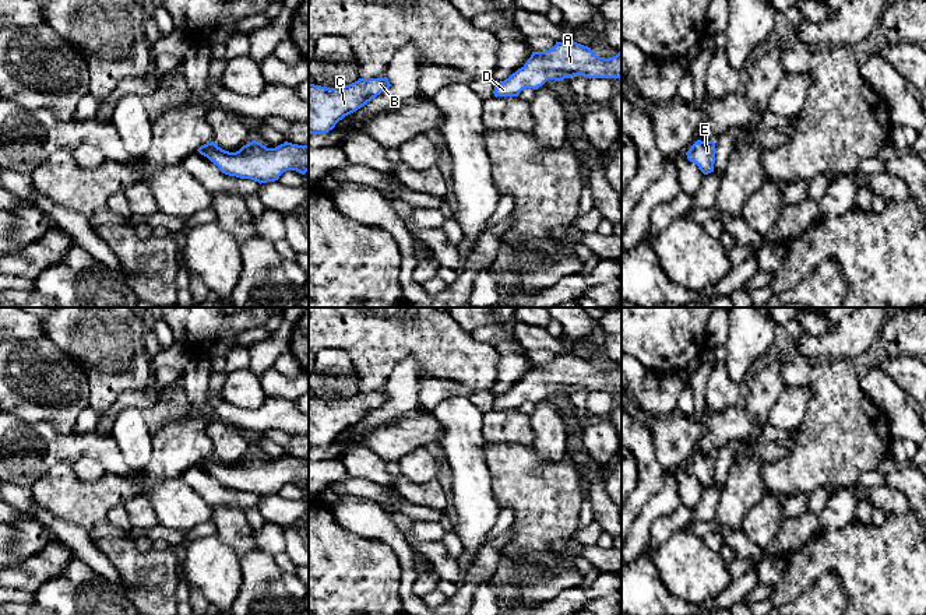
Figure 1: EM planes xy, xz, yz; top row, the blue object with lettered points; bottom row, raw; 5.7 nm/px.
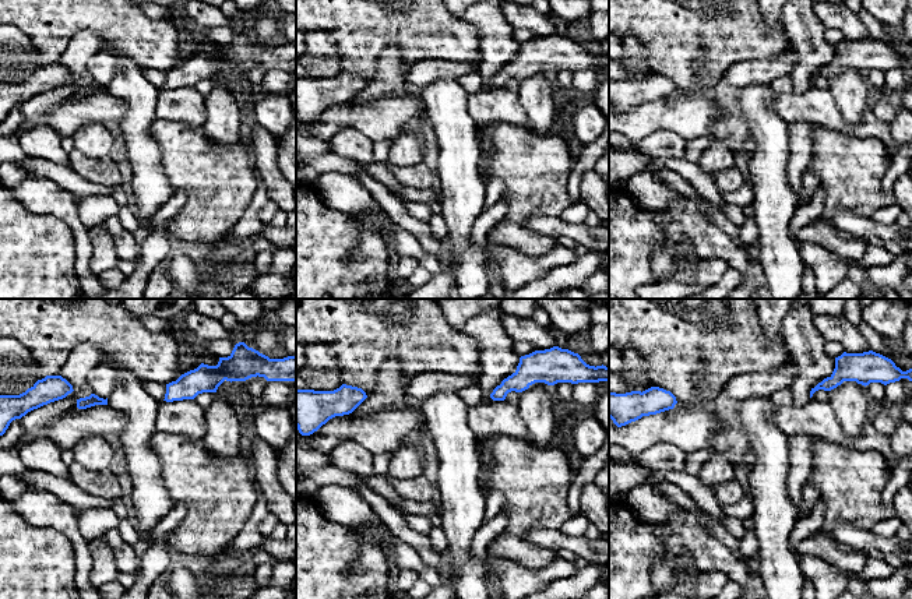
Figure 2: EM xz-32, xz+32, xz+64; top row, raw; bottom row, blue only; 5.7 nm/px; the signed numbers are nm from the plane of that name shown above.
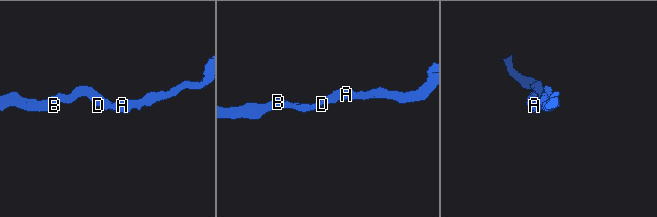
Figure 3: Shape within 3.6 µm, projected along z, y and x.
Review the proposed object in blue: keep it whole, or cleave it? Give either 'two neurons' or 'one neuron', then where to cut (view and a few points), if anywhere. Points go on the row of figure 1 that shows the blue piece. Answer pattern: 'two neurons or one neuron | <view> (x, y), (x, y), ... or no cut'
one neuron | no cut

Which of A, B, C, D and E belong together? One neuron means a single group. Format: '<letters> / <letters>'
A B C D E

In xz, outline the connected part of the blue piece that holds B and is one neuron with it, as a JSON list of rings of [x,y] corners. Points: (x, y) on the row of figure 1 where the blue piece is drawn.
[[[387,77],[359,78],[349,85],[335,88],[309,84],[309,133],[328,133],[345,116],[367,105],[390,87]]]

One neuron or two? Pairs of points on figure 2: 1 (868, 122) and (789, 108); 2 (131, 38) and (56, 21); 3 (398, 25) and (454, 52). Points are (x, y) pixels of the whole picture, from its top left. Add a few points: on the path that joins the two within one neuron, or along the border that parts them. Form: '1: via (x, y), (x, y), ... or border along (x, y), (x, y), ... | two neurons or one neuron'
1: via (848, 129), (819, 108), (809, 108) | one neuron
2: via (113, 20), (74, 20) | one neuron
3: via (412, 25), (421, 25), (440, 38) | one neuron

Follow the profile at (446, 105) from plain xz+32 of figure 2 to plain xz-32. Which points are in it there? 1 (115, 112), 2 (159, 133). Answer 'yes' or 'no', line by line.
1: no
2: no

